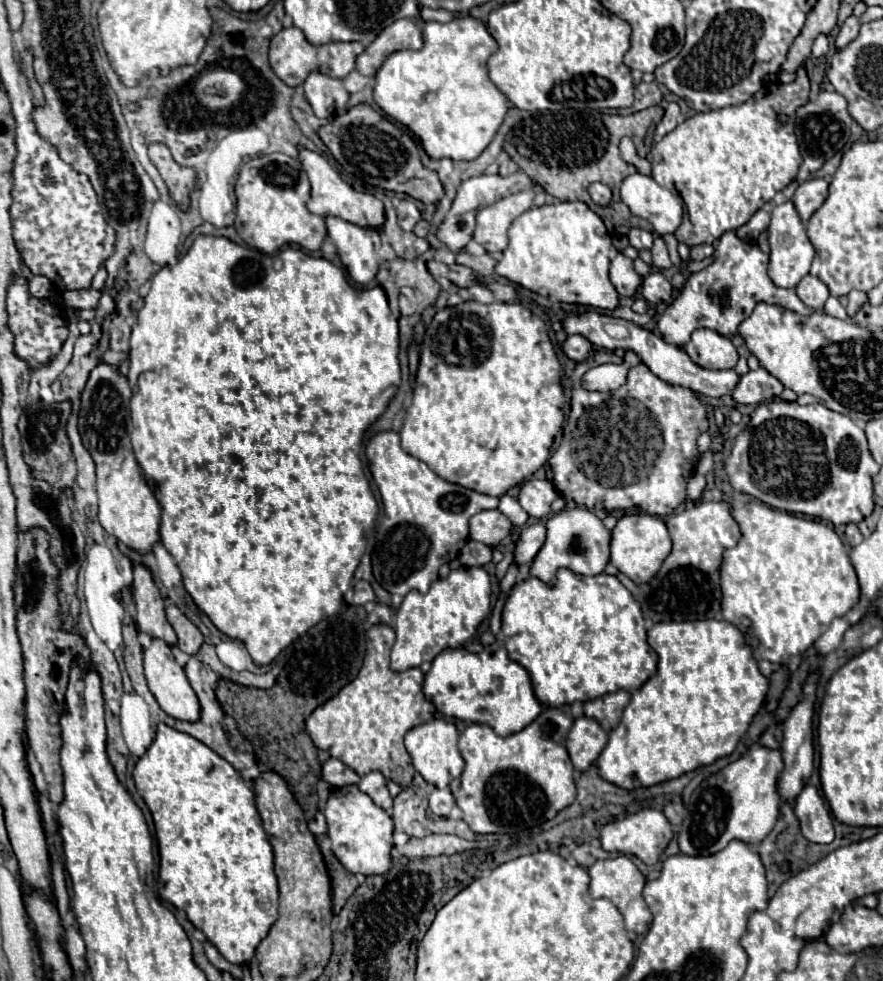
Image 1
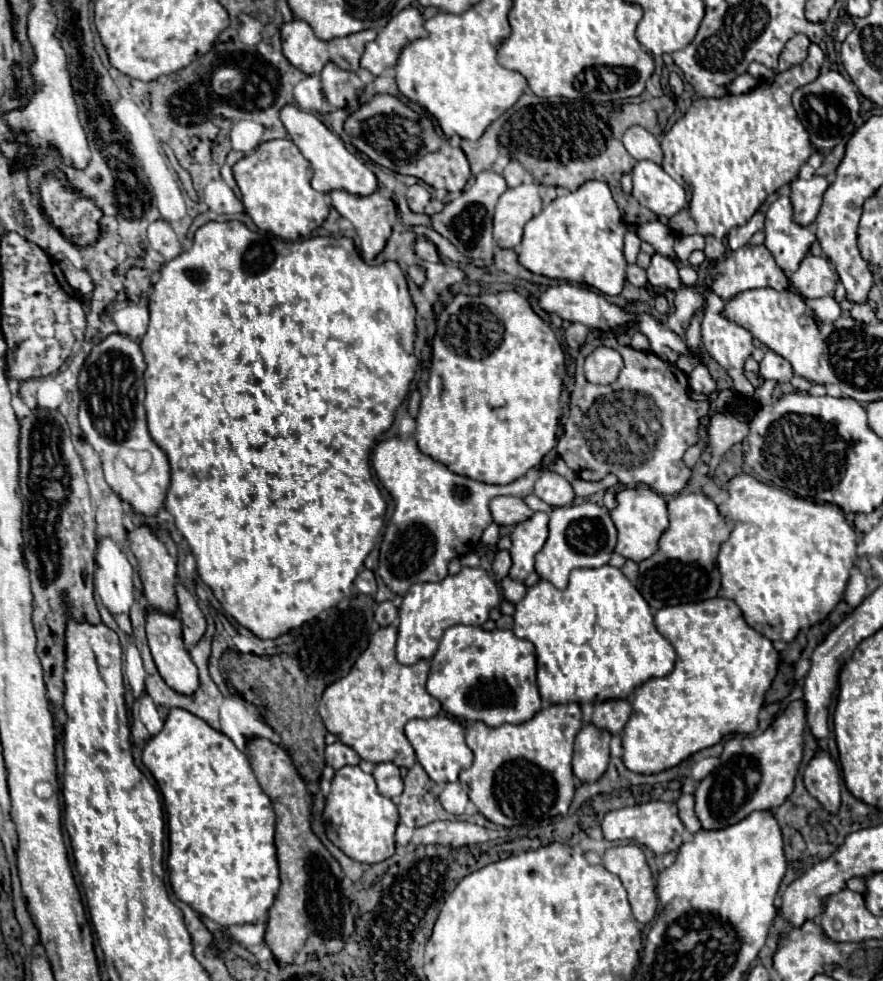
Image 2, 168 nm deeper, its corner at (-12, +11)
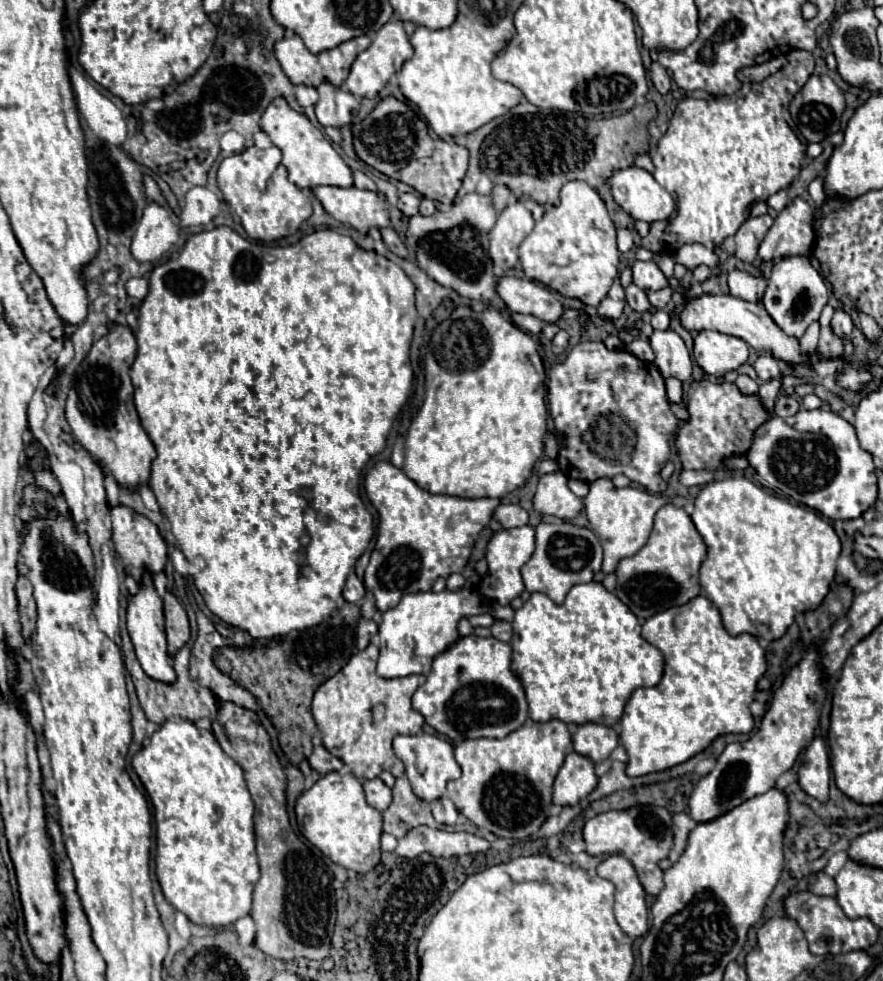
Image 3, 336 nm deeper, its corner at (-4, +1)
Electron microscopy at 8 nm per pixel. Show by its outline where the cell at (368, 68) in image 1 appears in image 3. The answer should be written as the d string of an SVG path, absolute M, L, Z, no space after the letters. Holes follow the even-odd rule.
M392 18L390 22L386 22L374 36L372 44L362 52L358 54L358 58L354 60L352 64L352 70L350 70L350 76L348 80L344 82L346 90L350 90L354 96L366 96L366 98L374 98L386 84L388 80L392 78L394 72L400 70L400 66L412 58L414 54L414 48L408 40L408 34L404 32L404 26L402 26L402 20L398 18Z

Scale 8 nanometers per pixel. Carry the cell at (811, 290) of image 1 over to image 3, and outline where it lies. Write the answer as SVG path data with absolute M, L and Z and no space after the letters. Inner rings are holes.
M792 256L784 258L772 268L772 276L762 298L762 304L786 334L800 338L806 332L808 324L818 320L822 308L828 302L828 296L830 296L828 284L822 278L822 274L810 264L810 260L806 256Z

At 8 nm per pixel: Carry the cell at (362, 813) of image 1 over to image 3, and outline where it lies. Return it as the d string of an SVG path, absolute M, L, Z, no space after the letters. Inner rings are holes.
M328 772L310 790L304 790L296 806L298 826L302 822L302 834L334 864L348 870L366 874L380 862L380 836L382 814L374 810L366 798L364 788L352 774Z

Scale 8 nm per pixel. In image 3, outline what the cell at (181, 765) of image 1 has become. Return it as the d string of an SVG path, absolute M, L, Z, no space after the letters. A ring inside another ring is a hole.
M166 720L152 736L150 736L150 744L144 746L134 758L132 758L132 766L136 770L136 774L140 776L152 804L154 804L154 820L156 820L156 876L158 882L162 886L164 898L180 912L184 912L194 924L198 926L208 926L208 928L228 928L230 924L234 924L238 918L248 916L250 908L252 908L252 892L256 882L260 880L260 866L258 866L258 856L256 856L256 838L254 838L254 802L252 796L246 788L244 782L244 774L242 768L224 754L224 750L220 748L218 740L214 738L212 732L208 730L200 730L196 728L192 722L188 720Z

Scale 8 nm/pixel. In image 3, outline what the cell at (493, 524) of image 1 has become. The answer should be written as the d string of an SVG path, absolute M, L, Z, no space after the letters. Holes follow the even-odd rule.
M500 504L494 510L492 518L496 522L500 522L502 528L506 528L506 530L528 524L528 512L524 508L520 508L520 506L516 506L516 504Z

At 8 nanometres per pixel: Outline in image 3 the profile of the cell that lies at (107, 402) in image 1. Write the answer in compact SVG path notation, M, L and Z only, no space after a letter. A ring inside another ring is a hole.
M112 326L110 332L96 340L74 372L74 380L66 400L66 420L72 428L76 442L100 462L112 478L132 492L138 492L142 484L150 480L150 468L156 458L156 450L140 426L140 418L134 408L134 388L130 382L130 366L136 358L136 338L128 326Z

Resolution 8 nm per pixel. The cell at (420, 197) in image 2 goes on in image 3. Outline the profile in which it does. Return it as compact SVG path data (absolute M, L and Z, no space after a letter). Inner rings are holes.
M400 194L400 198L398 198L398 210L402 214L404 212L412 212L412 214L408 214L408 218L418 214L418 206L420 206L420 198L418 196L414 196L414 194Z

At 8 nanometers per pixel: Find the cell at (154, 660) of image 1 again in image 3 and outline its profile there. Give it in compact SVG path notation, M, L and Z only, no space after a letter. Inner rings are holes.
M144 574L142 584L140 584L140 592L136 596L130 596L128 600L128 632L132 638L132 644L136 648L136 656L138 662L142 666L142 670L162 682L162 684L174 684L176 682L176 670L172 668L172 660L168 656L166 650L166 632L164 632L164 612L162 612L162 600L154 590L154 584L150 582L150 574Z

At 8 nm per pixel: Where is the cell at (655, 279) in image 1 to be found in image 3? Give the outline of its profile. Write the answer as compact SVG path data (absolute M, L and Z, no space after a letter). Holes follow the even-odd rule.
M636 260L632 264L632 276L634 276L634 284L642 290L662 290L668 286L668 278L662 274L662 270L656 266L656 262L640 262Z

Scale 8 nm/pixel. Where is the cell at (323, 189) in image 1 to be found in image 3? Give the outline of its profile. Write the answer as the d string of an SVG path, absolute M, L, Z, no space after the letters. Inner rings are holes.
M276 98L266 108L266 112L262 114L260 126L270 136L274 146L282 150L282 164L288 168L290 182L294 182L298 188L314 190L318 186L338 186L338 188L354 186L352 170L332 148L332 144L324 138L322 130L312 126L304 114L292 110L284 98Z

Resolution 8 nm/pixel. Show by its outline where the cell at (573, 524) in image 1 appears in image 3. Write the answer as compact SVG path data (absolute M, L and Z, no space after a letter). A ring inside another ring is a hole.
M572 522L562 524L538 524L536 526L536 550L532 558L522 566L522 578L528 592L544 592L552 602L562 604L570 586L590 582L602 566L602 546L598 536Z

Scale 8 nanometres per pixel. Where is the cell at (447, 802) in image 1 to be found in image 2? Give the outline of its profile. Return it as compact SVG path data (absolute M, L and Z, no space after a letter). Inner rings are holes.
M450 782L450 784L446 784L446 786L442 788L442 792L440 792L438 798L440 798L444 810L450 812L450 814L456 814L456 816L464 814L464 808L466 808L466 804L468 804L468 796L466 796L466 792L462 790L460 782Z

